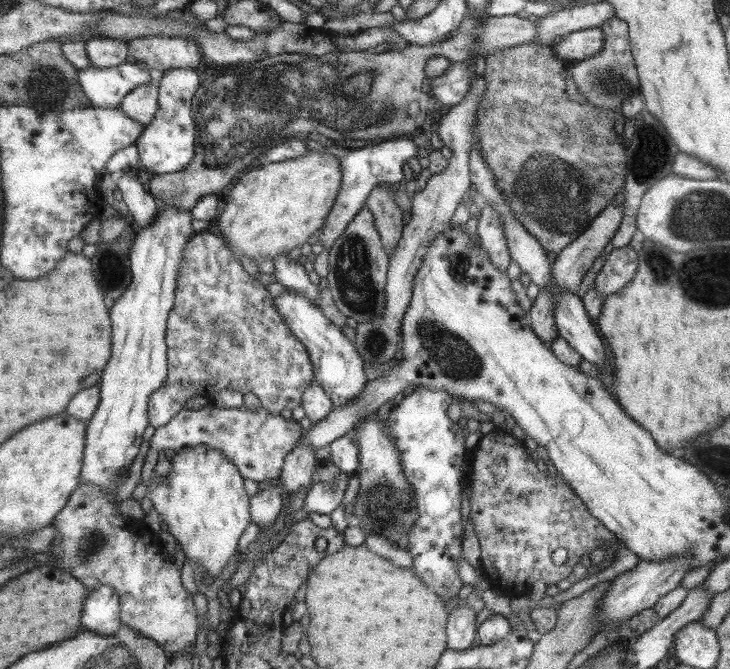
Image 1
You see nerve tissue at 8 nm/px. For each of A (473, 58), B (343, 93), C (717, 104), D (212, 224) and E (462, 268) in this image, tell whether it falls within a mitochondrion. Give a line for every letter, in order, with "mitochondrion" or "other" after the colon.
A: other
B: mitochondrion
C: other
D: other
E: mitochondrion

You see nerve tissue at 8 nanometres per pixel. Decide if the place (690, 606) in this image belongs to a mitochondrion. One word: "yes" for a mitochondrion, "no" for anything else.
no

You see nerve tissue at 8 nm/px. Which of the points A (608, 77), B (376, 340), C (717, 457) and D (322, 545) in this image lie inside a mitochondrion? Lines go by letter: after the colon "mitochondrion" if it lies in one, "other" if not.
A: mitochondrion
B: mitochondrion
C: mitochondrion
D: other

